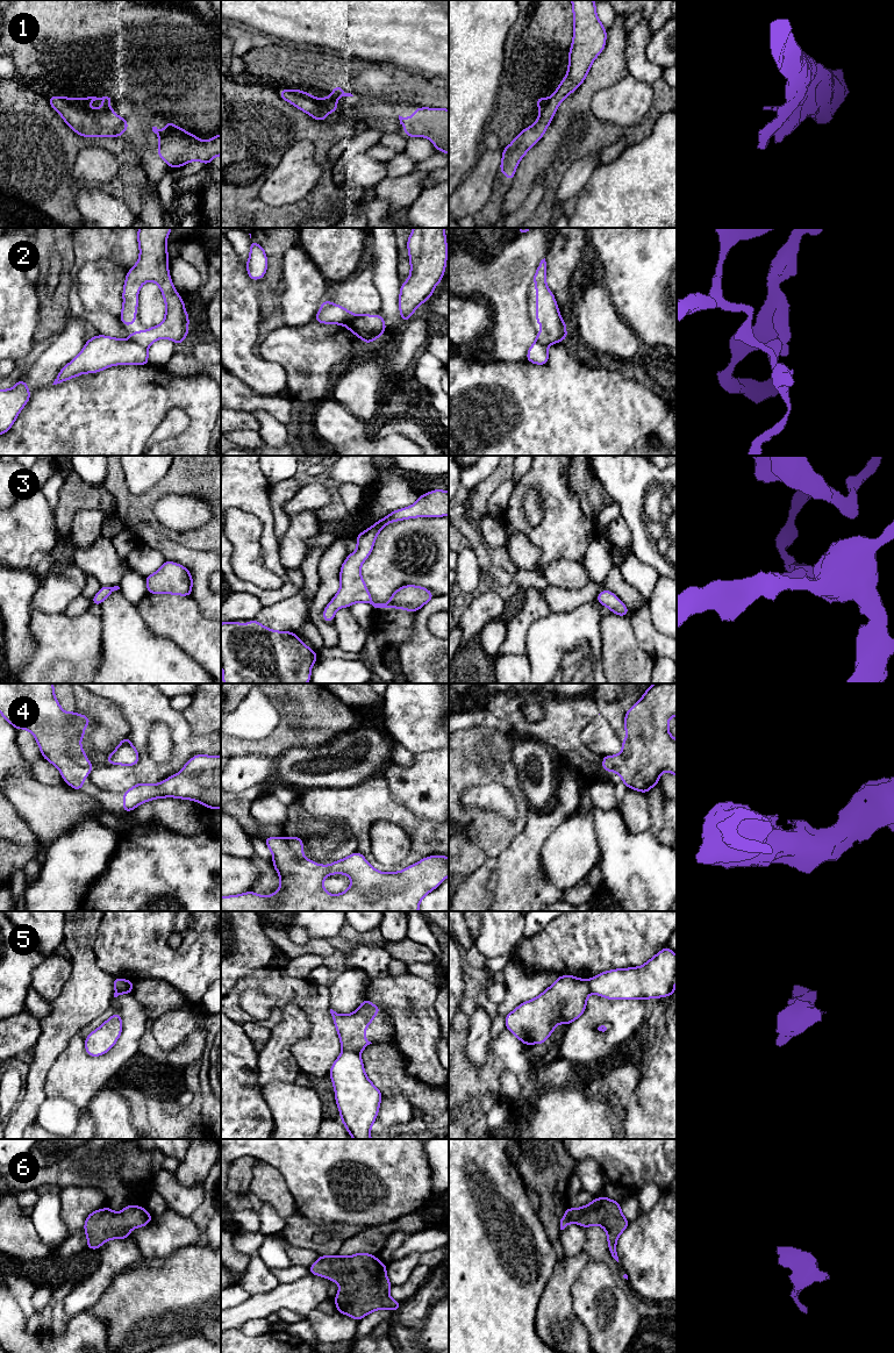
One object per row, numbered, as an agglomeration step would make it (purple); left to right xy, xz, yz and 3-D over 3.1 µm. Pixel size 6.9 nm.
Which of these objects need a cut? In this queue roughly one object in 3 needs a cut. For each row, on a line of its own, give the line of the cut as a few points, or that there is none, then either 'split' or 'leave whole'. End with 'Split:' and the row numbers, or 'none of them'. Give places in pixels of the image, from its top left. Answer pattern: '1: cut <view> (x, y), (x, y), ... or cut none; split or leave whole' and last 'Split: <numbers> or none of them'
1: cut none; leave whole
2: cut xy (129, 339), (142, 344), (147, 349); split
3: cut none; leave whole
4: cut xy (73, 737), (69, 742), (68, 753), (84, 763); split
5: cut xy (131, 981), (123, 990), (115, 990); split
6: cut none; leave whole
Split: 2, 4, 5

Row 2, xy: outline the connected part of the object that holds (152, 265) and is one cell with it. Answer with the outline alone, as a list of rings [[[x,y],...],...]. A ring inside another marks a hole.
[[[140,228],[137,230],[140,258],[135,266],[127,272],[123,286],[123,307],[120,318],[124,327],[136,322],[137,293],[144,282],[156,282],[164,296],[164,321],[148,330],[129,332],[129,341],[146,349],[162,338],[171,339],[180,345],[189,331],[189,316],[183,298],[177,293],[169,274],[166,239],[171,230],[172,228]]]

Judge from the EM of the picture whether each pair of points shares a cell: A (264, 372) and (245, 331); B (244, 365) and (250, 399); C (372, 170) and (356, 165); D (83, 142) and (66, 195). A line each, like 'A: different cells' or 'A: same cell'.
A: same cell
B: different cells
C: same cell
D: same cell

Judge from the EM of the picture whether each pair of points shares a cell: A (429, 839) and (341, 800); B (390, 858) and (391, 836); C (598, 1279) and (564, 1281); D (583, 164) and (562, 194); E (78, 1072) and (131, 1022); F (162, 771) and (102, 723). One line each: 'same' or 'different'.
A: same
B: same
C: different
D: same
E: same
F: different

